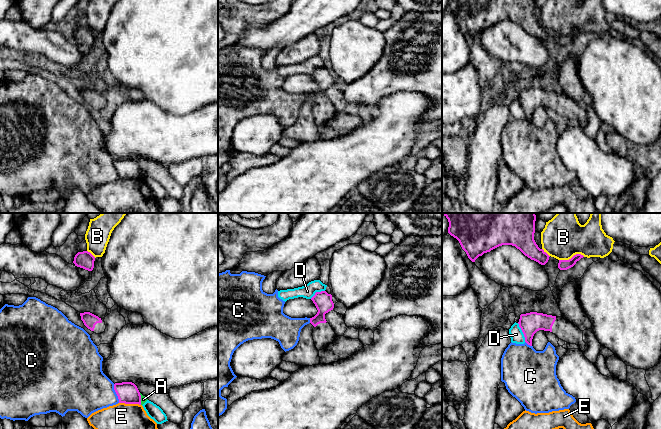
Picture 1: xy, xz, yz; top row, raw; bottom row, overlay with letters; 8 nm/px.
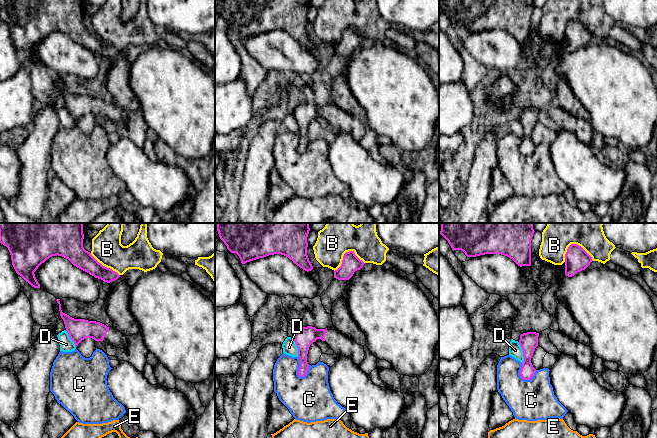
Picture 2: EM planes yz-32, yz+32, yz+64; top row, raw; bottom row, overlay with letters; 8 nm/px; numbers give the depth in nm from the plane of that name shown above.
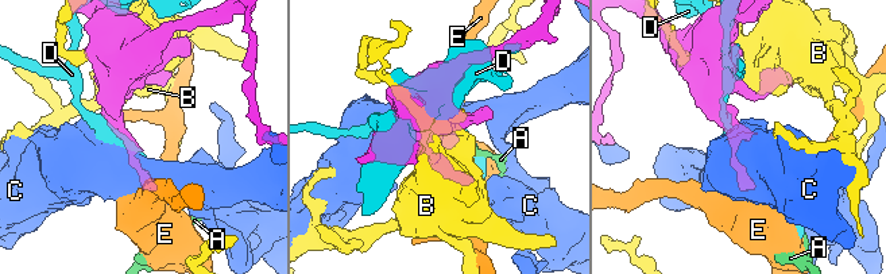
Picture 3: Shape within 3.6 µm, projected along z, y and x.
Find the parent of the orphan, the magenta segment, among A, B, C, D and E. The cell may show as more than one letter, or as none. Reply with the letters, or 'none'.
none

